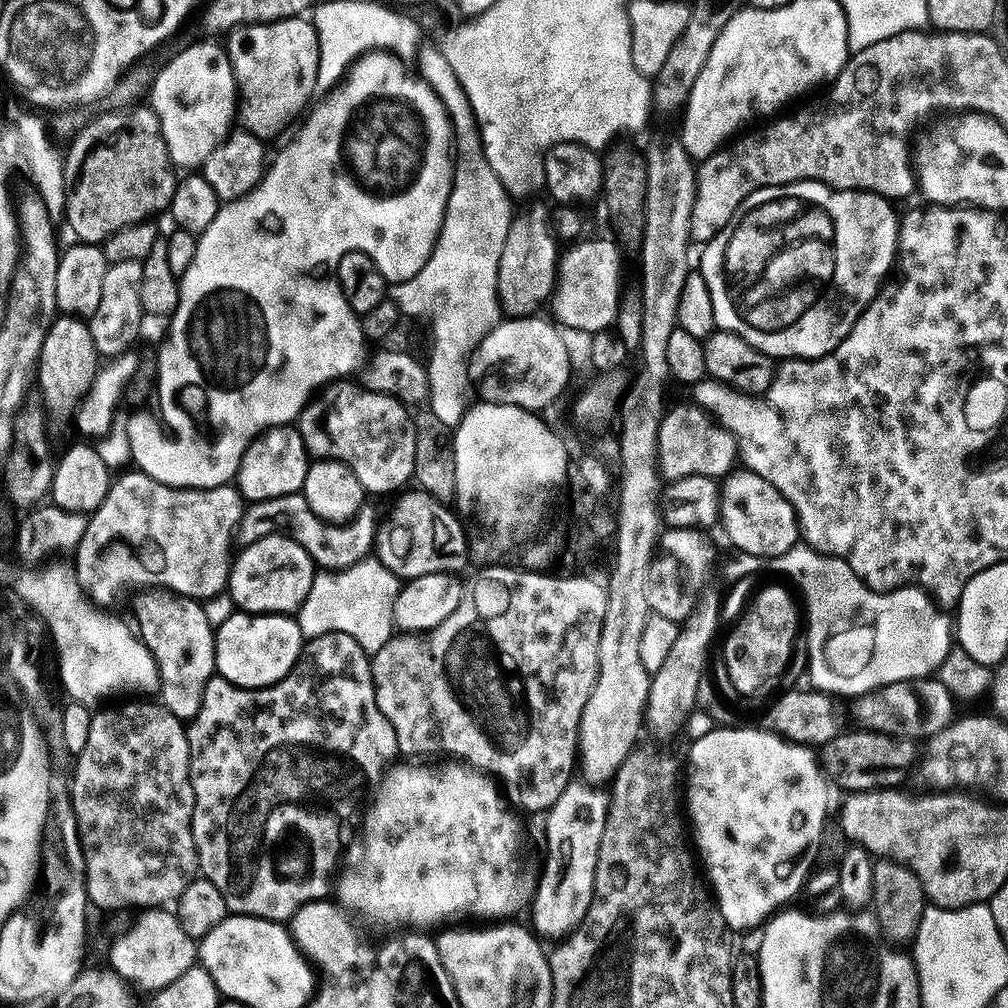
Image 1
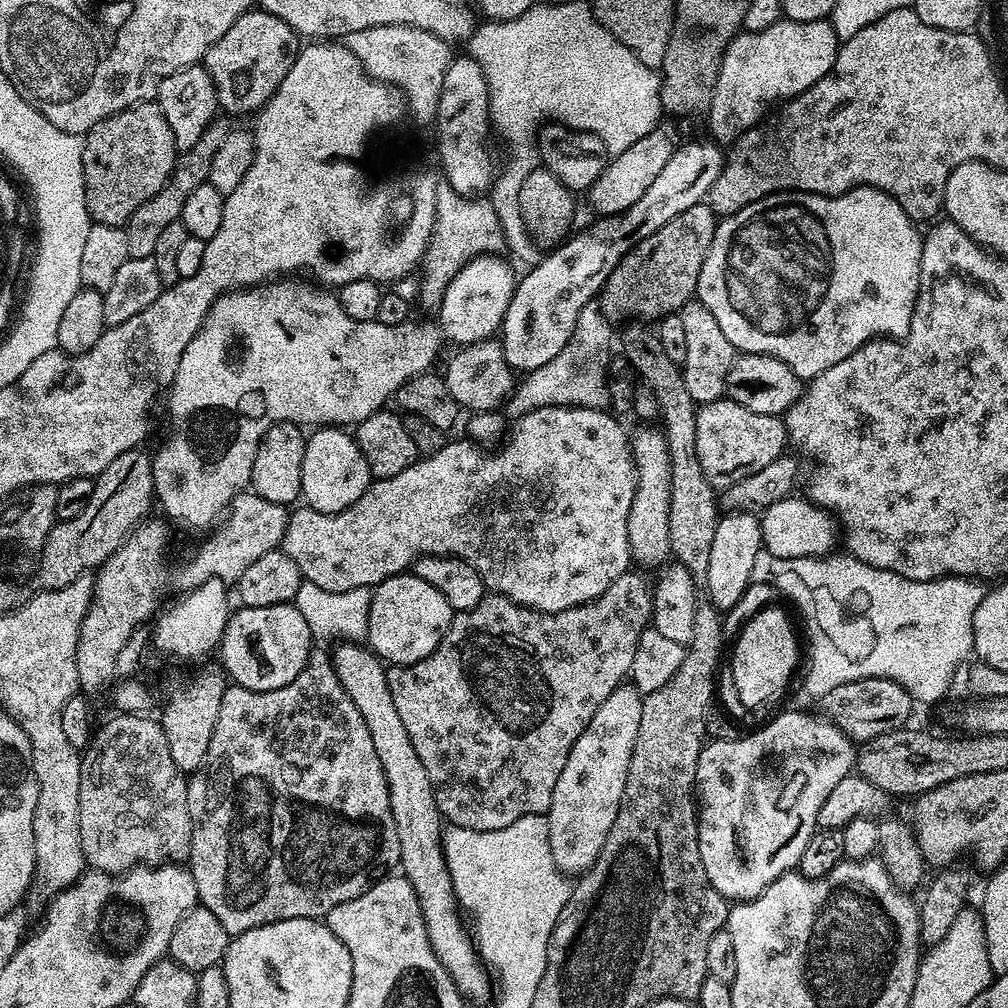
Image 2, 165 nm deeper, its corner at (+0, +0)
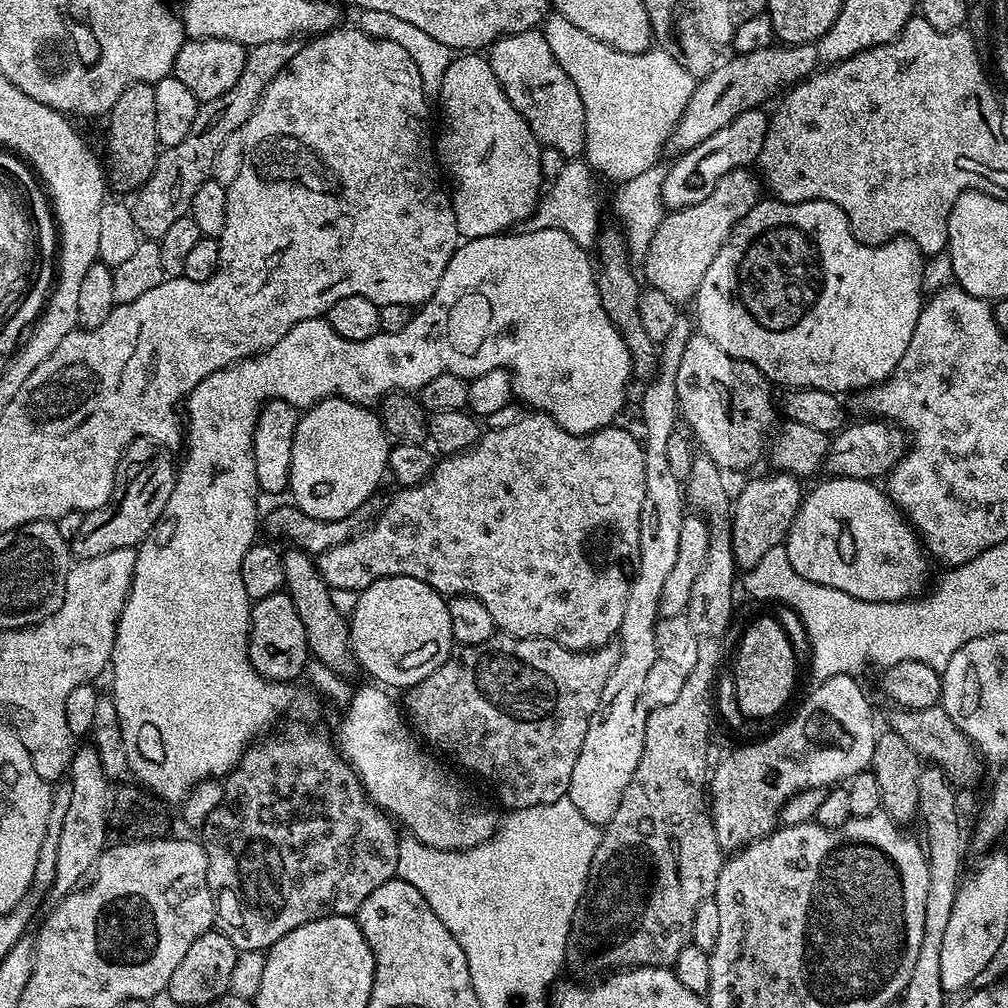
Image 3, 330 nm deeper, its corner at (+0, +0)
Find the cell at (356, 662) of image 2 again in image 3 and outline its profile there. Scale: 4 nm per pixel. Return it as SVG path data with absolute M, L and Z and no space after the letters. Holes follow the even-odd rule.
M289 547L287 551L283 553L284 561L282 562L284 588L298 610L298 618L302 618L309 653L341 677L351 677L351 672L357 671L358 665L355 656L352 655L352 640L348 637L346 616L332 604L332 589L320 577L320 572L316 569L316 560L300 548Z

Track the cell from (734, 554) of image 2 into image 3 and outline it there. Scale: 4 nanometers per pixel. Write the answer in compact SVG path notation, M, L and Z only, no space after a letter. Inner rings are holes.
M783 470L772 475L776 476L760 476L750 481L740 493L735 493L732 505L732 553L737 569L747 570L758 566L766 550L774 550L774 546L783 544L792 519L800 509L801 481Z

